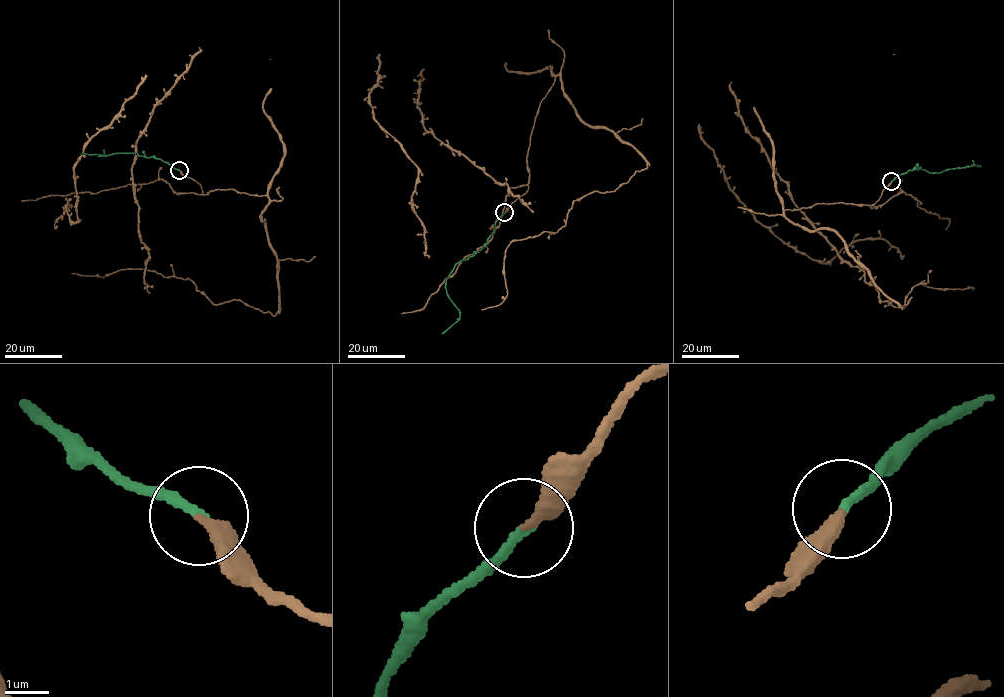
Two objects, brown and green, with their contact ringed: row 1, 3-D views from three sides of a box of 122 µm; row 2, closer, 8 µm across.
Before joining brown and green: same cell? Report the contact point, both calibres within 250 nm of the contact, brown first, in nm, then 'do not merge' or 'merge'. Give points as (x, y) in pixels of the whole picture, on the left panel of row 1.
at (179, 170); 340 nm thick on the brown side, 190 nm on the other; merge

